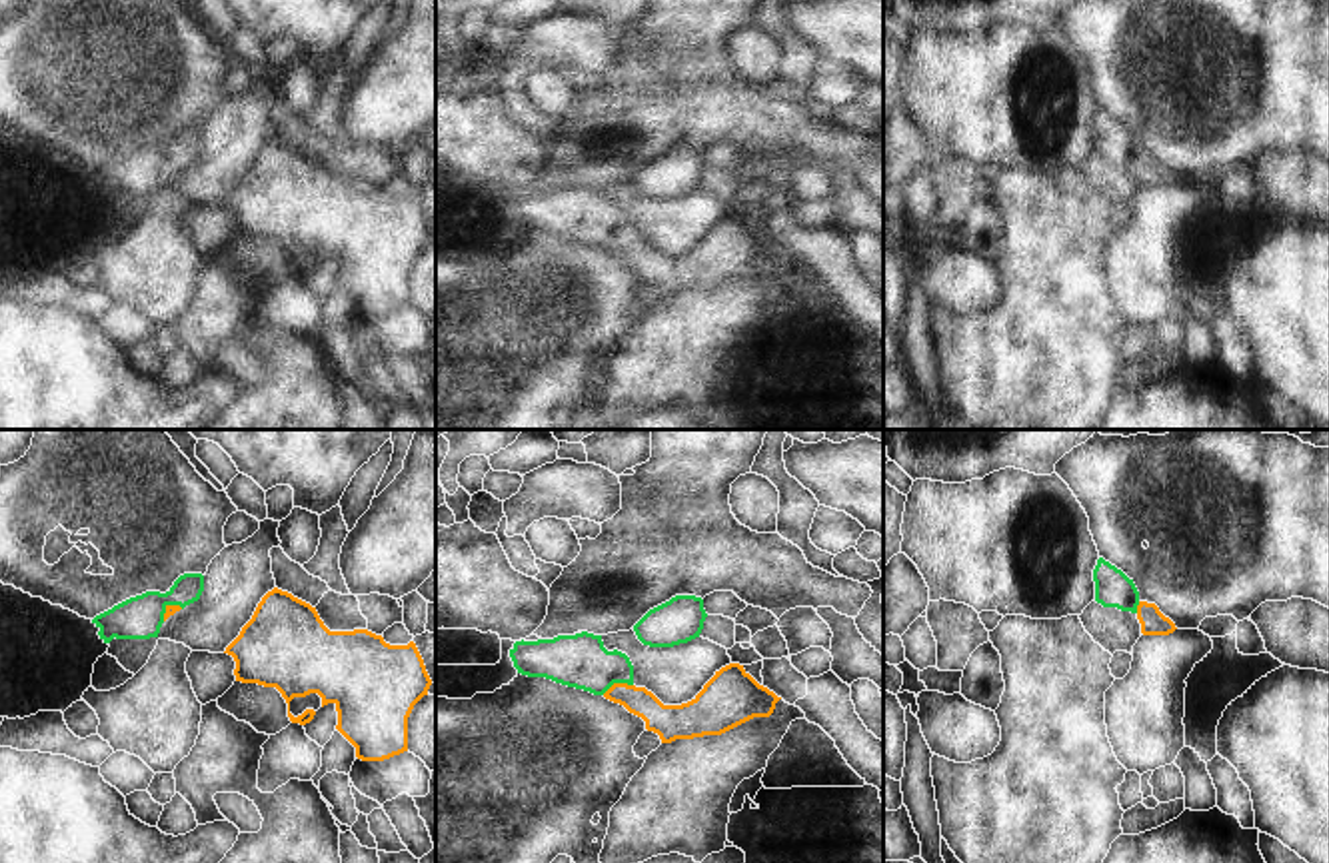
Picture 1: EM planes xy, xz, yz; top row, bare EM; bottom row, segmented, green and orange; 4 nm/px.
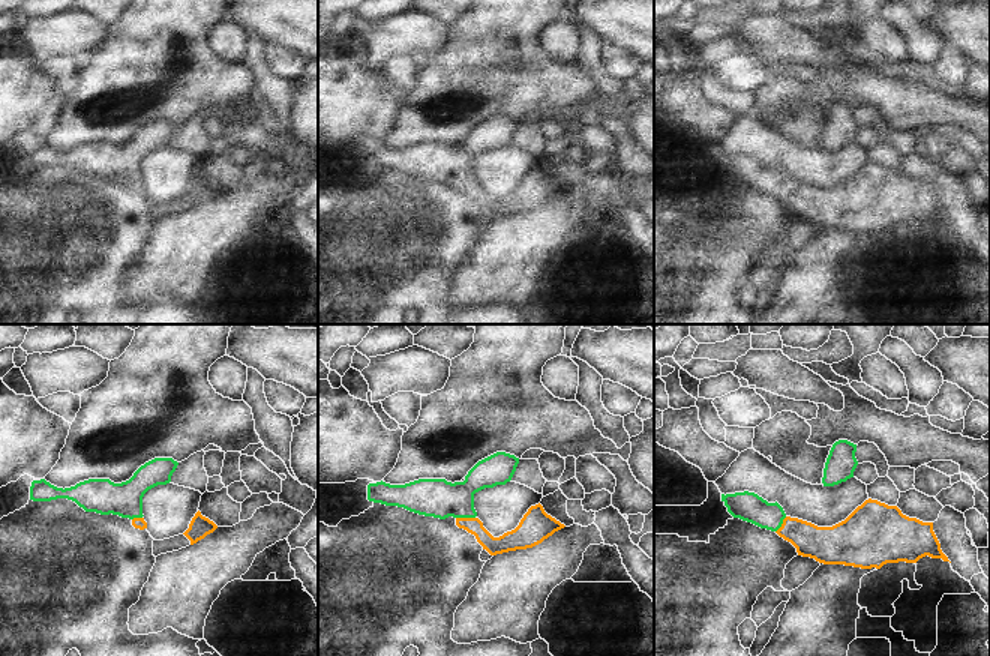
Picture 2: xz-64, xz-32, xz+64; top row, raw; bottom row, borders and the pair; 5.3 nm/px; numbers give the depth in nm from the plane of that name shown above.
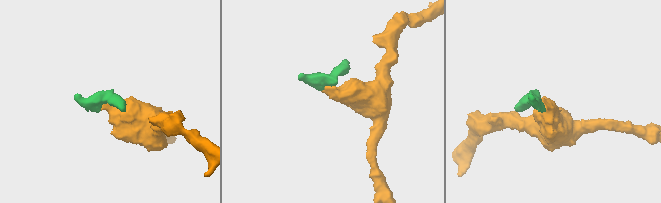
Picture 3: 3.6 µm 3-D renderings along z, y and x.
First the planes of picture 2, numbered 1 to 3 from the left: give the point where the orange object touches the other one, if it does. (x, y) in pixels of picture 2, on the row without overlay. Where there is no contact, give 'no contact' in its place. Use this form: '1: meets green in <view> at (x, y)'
1: meets green in xz-64 at (137, 180)
2: meets green in xz-32 at (465, 180)
3: meets green in xz+64 at (782, 186)

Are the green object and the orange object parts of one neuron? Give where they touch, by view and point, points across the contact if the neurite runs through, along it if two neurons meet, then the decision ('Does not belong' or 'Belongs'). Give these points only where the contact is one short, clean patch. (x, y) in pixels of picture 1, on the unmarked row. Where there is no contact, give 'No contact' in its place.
Touches green at xz (616, 234). Path across: xz (582, 214), (616, 234), (664, 272). Belongs.

